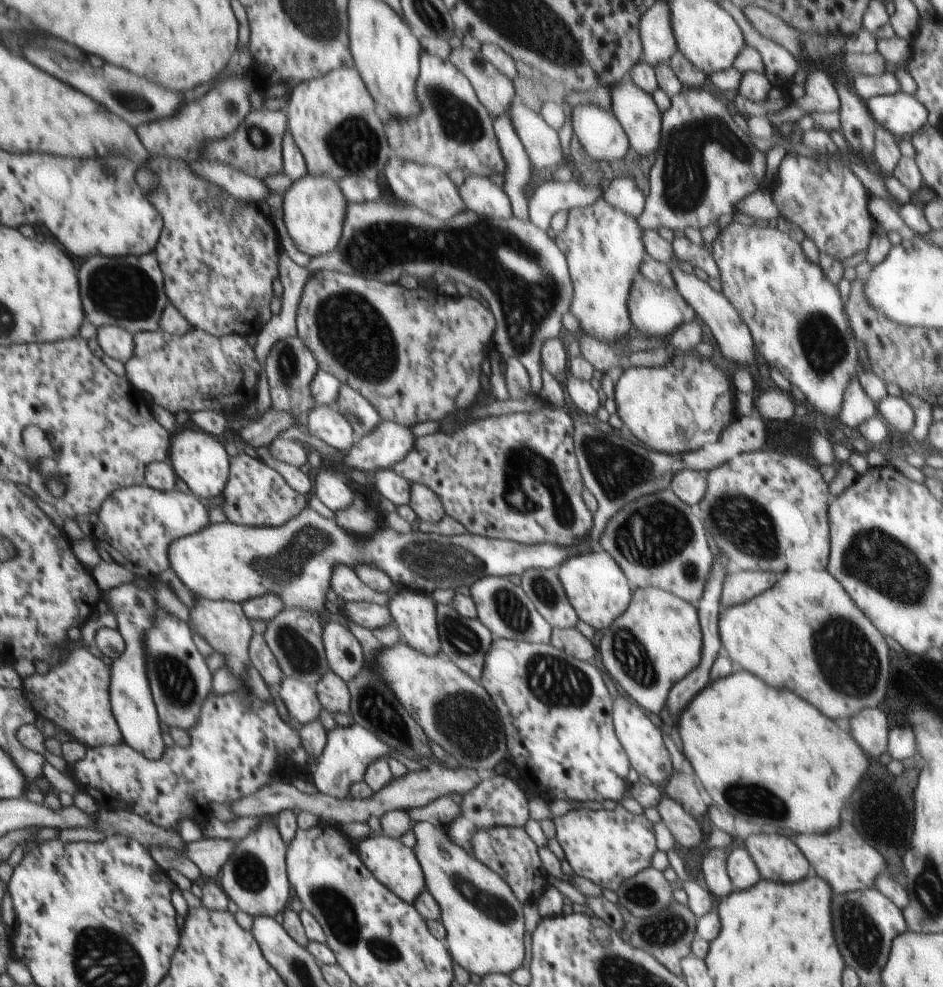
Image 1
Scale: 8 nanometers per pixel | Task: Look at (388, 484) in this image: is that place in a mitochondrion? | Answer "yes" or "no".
no

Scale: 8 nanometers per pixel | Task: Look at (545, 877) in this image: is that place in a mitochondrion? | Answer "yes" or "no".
no

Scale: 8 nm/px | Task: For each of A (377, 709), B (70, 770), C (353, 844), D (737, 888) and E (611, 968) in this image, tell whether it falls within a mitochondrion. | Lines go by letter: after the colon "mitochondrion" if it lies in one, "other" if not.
A: mitochondrion
B: other
C: other
D: other
E: mitochondrion

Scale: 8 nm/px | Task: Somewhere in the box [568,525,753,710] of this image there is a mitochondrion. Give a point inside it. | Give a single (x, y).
(631, 658)

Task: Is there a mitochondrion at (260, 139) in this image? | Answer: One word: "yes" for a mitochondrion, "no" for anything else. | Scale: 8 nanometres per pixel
yes

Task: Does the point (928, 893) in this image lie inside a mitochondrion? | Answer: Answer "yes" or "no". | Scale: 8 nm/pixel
yes

